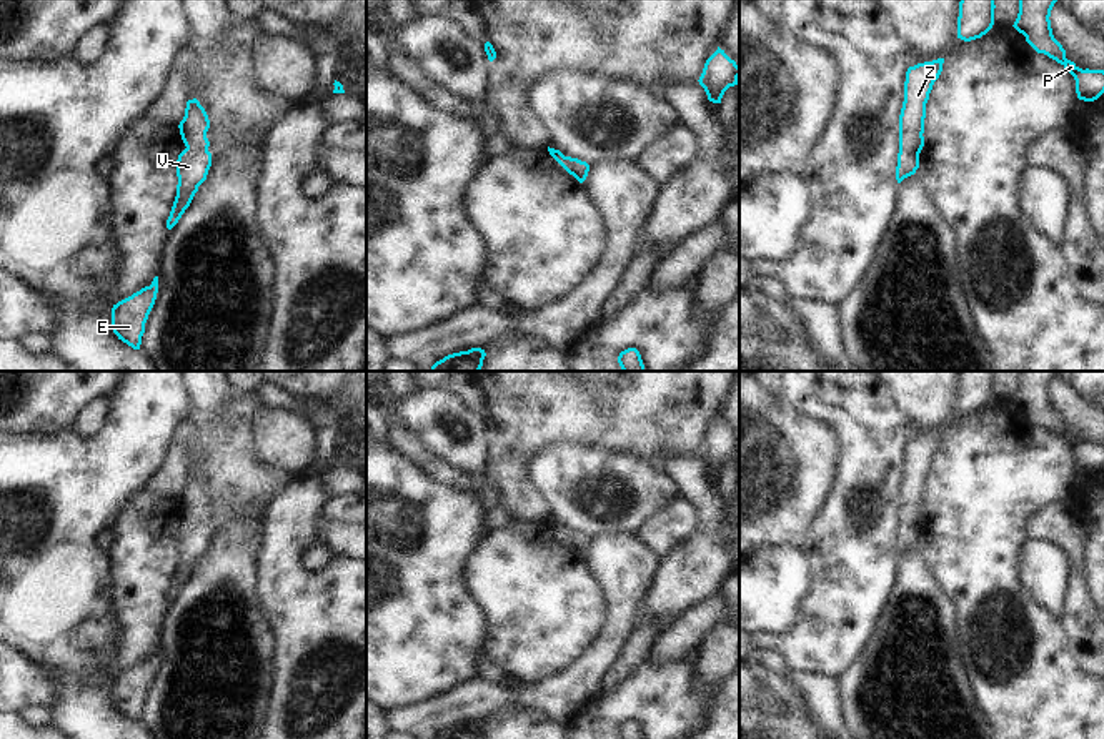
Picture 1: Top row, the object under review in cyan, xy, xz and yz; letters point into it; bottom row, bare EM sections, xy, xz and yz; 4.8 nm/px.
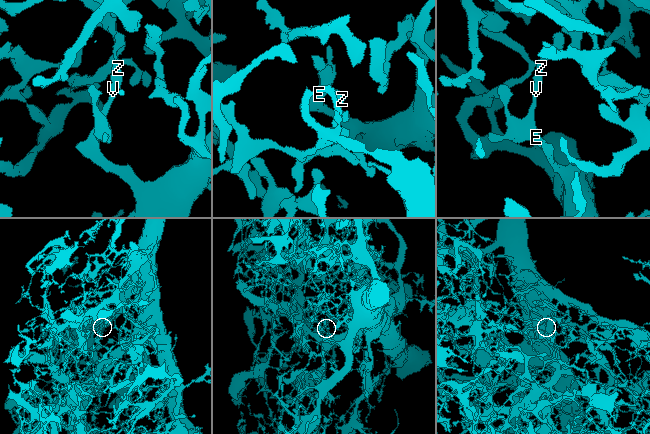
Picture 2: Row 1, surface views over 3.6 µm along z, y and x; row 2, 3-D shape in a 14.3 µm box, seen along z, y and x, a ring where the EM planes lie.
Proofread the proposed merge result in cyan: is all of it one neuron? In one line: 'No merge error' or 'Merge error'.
No merge error

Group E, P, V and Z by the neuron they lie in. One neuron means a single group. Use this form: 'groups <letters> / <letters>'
groups E P V Z

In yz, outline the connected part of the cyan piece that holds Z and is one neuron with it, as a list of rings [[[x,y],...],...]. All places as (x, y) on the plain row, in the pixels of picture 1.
[[[944,431],[918,436],[909,439],[904,454],[904,474],[899,488],[899,526],[896,539],[896,553],[916,546],[919,541],[919,526],[924,519],[924,491],[926,476],[934,454],[942,444]]]

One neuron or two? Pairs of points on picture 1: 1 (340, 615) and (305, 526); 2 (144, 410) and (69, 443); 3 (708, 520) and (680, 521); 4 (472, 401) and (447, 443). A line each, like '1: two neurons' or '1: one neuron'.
1: one neuron
2: one neuron
3: two neurons
4: two neurons

